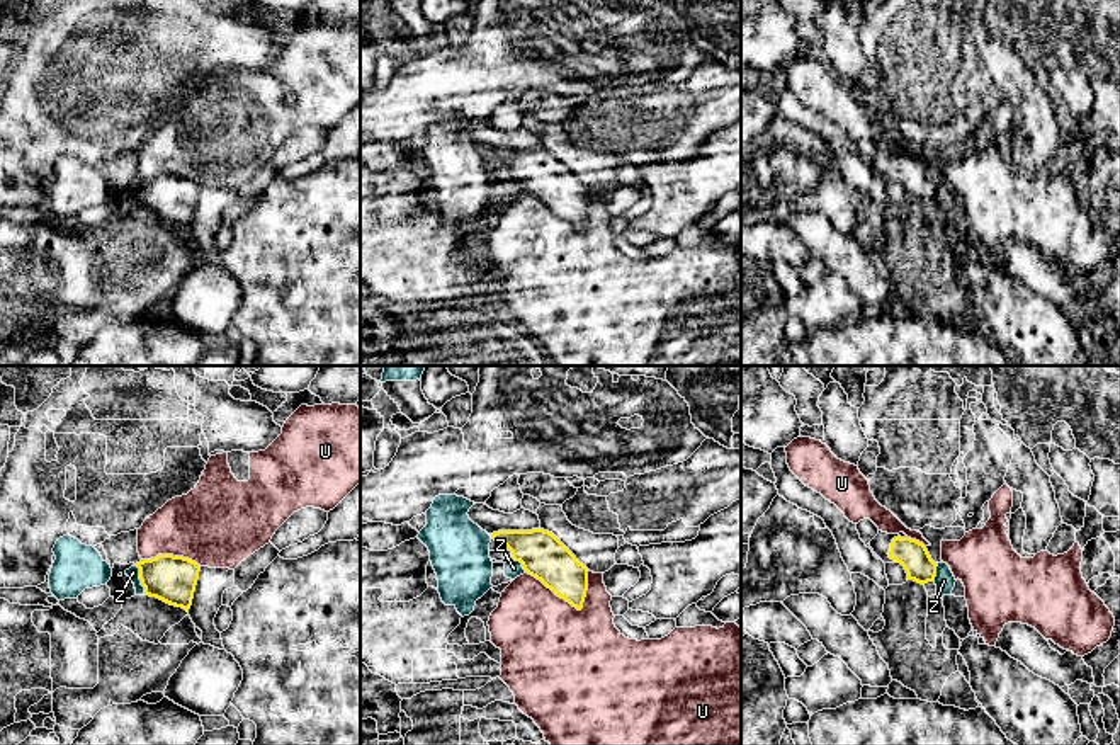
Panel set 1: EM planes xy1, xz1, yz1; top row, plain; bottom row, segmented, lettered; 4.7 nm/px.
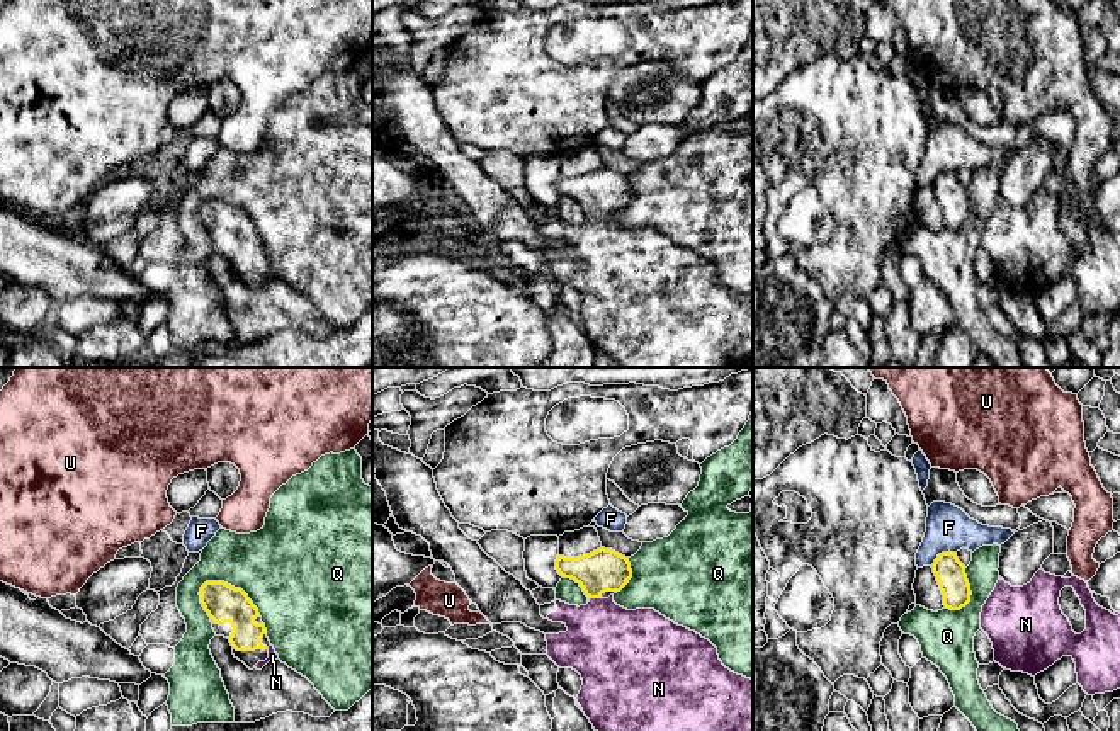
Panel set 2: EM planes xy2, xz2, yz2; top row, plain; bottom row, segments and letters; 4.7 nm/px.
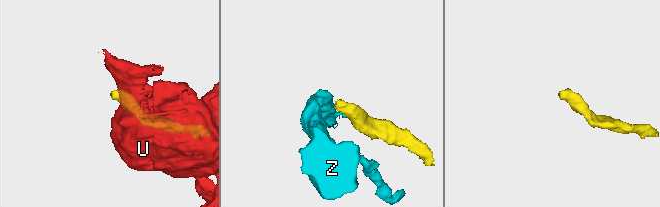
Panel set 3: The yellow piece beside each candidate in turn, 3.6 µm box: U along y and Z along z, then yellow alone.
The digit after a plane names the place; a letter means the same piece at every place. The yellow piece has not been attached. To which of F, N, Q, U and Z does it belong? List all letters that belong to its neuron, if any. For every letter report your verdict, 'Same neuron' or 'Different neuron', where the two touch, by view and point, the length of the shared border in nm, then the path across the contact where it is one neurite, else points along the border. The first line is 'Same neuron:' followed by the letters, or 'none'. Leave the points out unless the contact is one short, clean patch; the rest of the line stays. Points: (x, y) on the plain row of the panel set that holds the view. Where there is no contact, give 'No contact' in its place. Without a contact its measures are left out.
Same neuron: N
F: Different neuron. Touches yellow at yz2 (942, 172). Shared border 140 nm. Boundary: yz2 (955, 170), (944, 170), (932, 186)
N: Same neuron. Touches yellow at xz2 (595, 216). Shared border 50 nm
Q: Different neuron. Touches yellow at xy2 (233, 206). Shared border 320 nm. Boundary: xy2 (199, 206), (206, 201), (226, 201), (238, 206), (260, 233)
U: Different neuron. Touches yellow at xz1 (554, 211). Shared border 320 nm
Z: Different neuron. Touches yellow at xy1 (140, 198). Shared border 150 nm

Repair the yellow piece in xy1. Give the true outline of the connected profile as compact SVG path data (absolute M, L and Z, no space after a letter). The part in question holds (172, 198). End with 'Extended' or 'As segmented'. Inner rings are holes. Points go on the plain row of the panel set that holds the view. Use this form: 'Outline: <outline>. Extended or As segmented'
Outline: M158 173L136 182L136 185L139 187L144 214L156 216L189 231L201 184L184 175Z. As segmented

